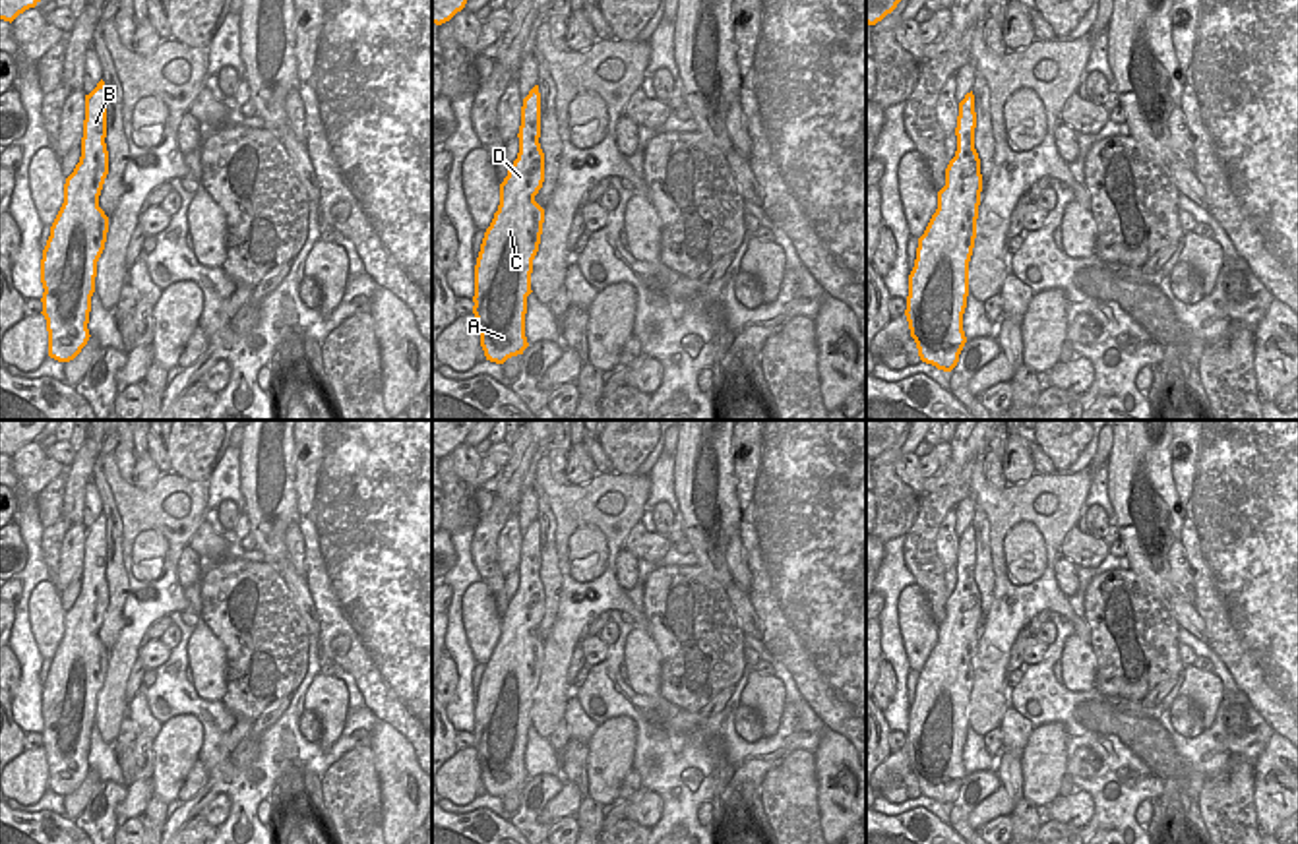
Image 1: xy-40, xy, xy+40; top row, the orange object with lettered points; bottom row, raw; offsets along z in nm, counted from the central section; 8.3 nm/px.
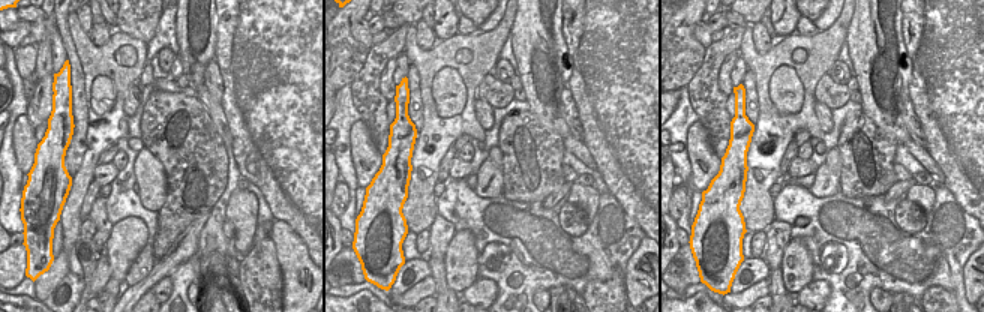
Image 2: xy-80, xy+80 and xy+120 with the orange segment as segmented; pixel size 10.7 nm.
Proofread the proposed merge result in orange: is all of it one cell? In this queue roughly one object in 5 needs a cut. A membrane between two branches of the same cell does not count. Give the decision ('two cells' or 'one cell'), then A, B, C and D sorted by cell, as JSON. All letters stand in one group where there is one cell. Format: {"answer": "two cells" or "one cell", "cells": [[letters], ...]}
{"answer": "one cell", "cells": [["A", "B", "C", "D"]]}

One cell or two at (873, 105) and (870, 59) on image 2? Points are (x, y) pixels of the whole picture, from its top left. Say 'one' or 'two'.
one

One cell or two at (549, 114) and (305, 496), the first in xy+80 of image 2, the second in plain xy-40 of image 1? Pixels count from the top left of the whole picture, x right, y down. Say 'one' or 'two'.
two

